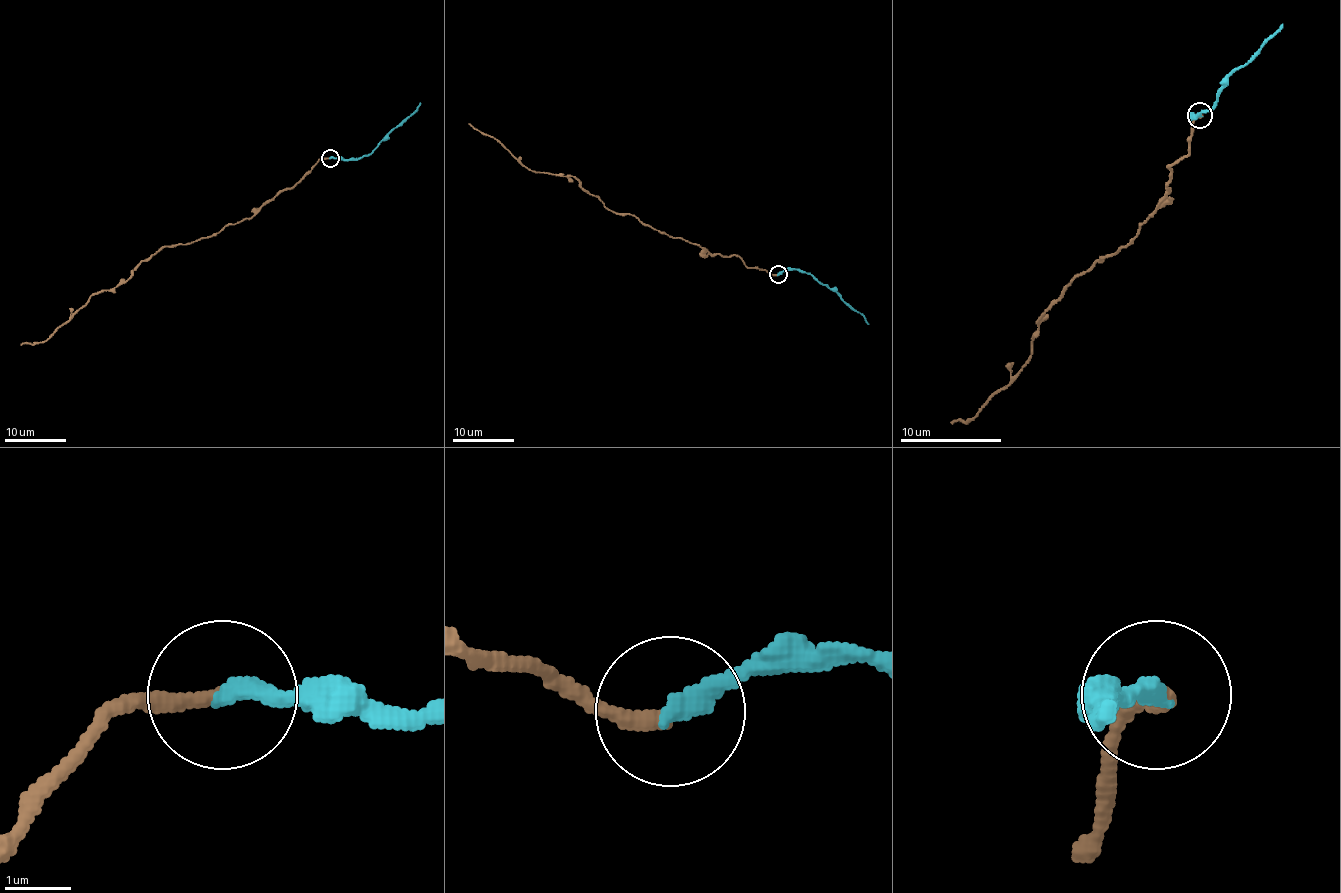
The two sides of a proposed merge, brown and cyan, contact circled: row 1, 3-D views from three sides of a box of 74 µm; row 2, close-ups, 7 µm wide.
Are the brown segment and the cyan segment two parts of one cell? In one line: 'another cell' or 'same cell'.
another cell

